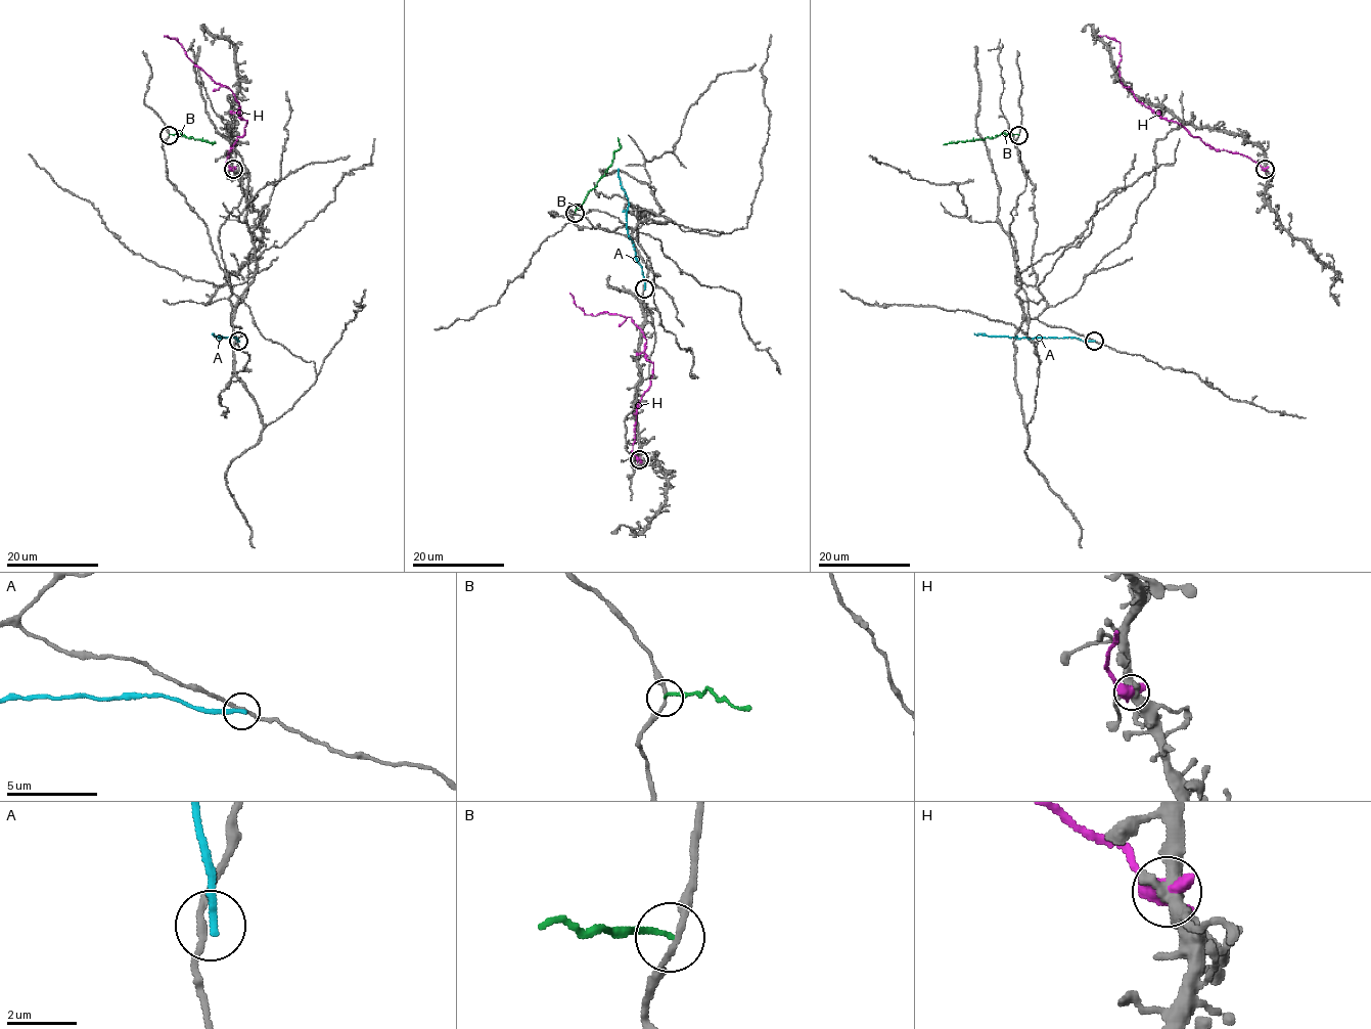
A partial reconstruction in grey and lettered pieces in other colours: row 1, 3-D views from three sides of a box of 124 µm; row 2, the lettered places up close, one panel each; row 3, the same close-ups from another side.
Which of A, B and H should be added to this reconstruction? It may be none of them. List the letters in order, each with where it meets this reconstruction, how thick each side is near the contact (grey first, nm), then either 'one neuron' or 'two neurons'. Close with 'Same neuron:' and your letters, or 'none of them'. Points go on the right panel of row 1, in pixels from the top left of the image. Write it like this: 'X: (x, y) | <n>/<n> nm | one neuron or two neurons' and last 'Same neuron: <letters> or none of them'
A: (1094, 341) | 190/260 nm | two neurons
B: (1018, 135) | 170/130 nm | two neurons
H: (1265, 169) | 420/650 nm | two neurons
Same neuron: none of them

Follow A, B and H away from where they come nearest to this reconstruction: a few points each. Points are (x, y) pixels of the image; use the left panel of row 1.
A: (238, 342), (236, 338), (221, 338), (212, 333)
B: (169, 135), (179, 133), (214, 142), (212, 144)
H: (232, 169), (227, 160), (247, 124), (238, 115), (240, 106), (180, 43), (164, 36)

